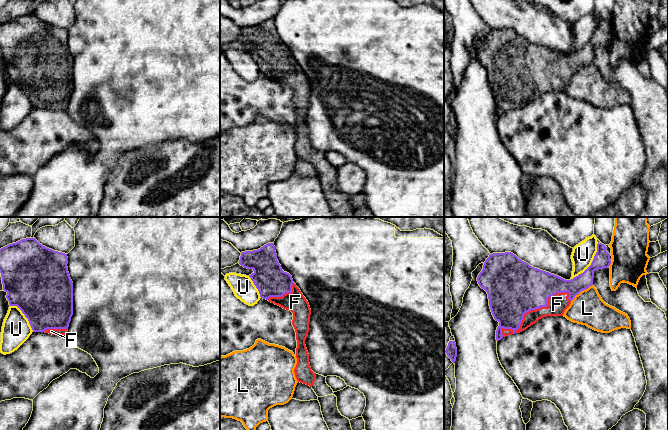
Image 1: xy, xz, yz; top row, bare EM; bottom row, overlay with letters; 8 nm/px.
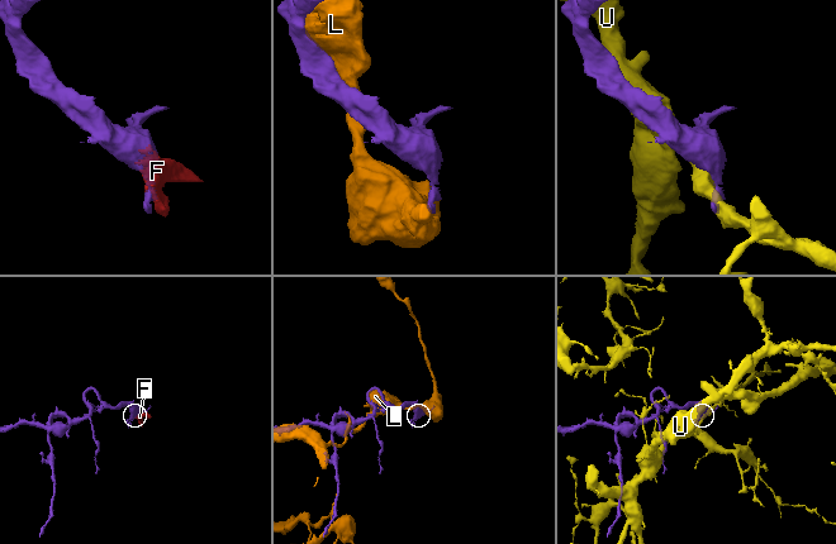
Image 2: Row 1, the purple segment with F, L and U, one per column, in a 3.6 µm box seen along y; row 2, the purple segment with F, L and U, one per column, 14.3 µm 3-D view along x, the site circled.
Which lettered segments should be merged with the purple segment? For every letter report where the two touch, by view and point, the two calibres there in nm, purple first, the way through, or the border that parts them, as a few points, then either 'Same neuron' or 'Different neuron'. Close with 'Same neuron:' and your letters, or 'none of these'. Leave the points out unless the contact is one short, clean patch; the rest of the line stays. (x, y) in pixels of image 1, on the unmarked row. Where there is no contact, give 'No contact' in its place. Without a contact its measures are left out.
F: Touches purple at yz (531, 85). Thickness 440 nm (purple) against 160 nm. Same neuron
L: Touches purple at yz (581, 66). Thickness 160 nm (purple) against 280 nm. Different neuron
U: Touches purple at yz (591, 39). Thickness 140 nm (purple) against 180 nm. Different neuron
Same neuron: F

